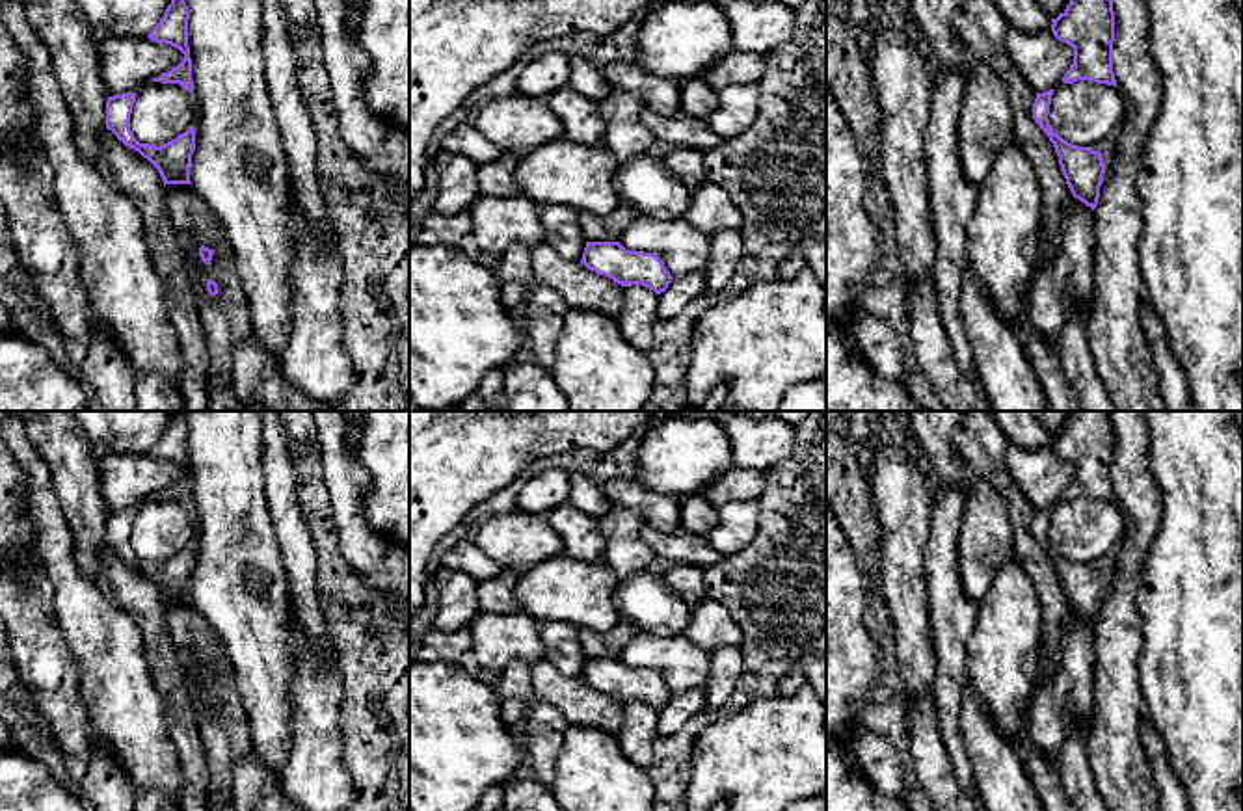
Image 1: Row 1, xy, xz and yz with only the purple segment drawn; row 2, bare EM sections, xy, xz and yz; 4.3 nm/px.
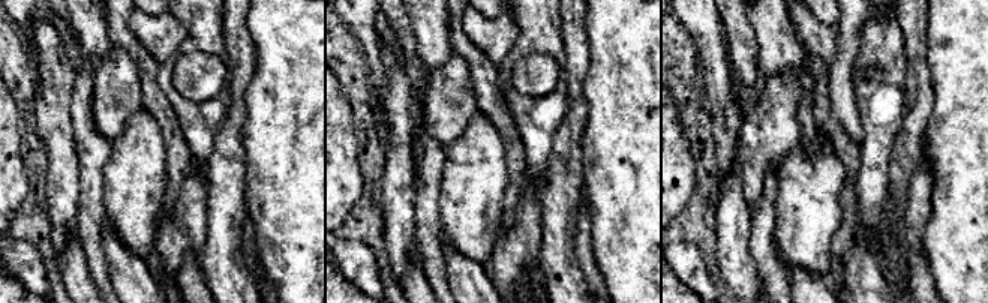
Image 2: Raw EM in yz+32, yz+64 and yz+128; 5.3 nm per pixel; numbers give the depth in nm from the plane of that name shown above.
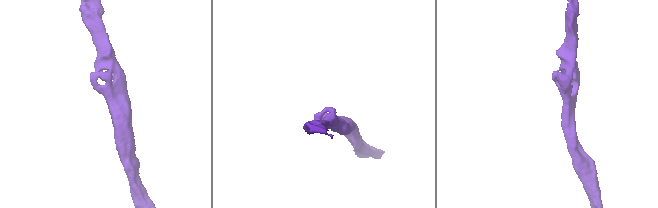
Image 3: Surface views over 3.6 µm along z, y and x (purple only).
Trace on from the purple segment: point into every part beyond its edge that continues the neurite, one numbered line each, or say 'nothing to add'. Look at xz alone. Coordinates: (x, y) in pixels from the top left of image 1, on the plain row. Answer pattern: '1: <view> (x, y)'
nothing to add

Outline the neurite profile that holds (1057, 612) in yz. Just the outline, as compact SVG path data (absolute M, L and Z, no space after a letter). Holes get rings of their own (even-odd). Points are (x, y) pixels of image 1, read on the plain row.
M964 411L955 441L973 476L986 480L1007 506L1014 536L1014 560L1035 582L1044 610L1044 666L1053 675L1063 658L1063 638L1070 629L1072 608L1053 560L1033 536L1036 510L1005 469L1005 452L1010 441L990 411Z

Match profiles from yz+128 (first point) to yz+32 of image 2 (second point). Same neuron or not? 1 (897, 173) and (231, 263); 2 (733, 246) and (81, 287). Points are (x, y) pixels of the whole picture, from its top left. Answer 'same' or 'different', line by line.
1: same
2: different

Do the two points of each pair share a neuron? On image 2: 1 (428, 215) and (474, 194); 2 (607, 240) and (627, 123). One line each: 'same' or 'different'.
1: different
2: same

